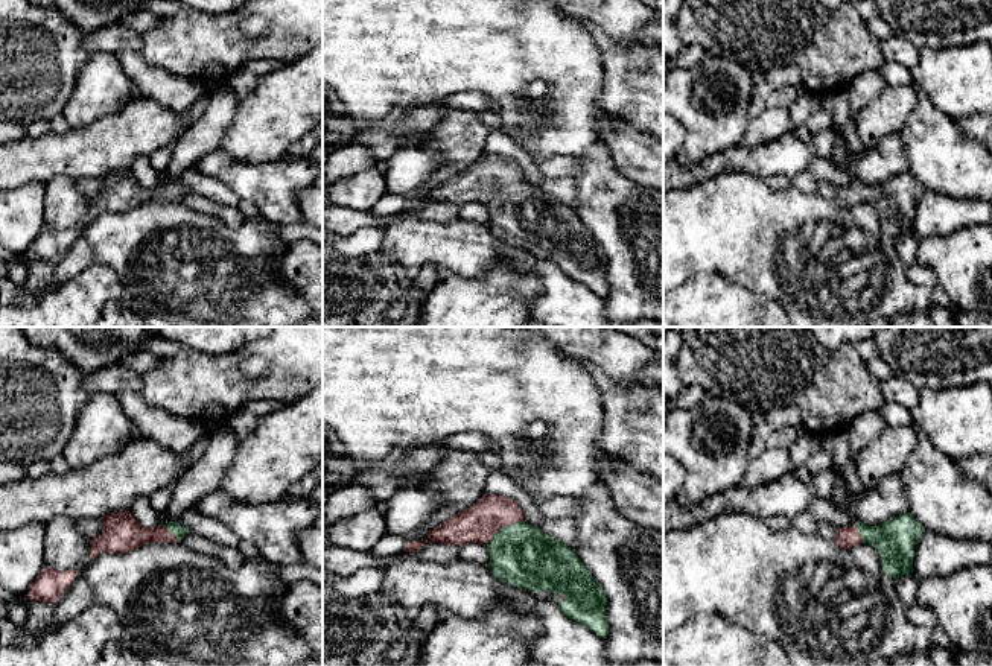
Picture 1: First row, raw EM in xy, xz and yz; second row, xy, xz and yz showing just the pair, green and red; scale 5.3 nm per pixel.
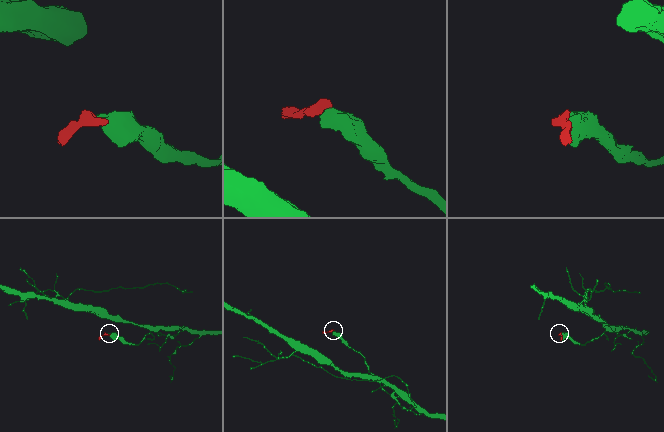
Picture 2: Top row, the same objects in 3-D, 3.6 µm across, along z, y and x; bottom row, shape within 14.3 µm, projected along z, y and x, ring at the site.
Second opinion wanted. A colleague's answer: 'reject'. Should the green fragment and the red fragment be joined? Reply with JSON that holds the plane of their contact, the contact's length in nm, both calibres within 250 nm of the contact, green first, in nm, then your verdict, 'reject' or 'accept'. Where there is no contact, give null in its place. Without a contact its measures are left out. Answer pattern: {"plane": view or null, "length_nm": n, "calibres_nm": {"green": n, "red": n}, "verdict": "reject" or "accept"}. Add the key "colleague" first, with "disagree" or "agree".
{"colleague": "disagree", "plane": "xz", "length_nm": 240, "calibres_nm": {"green": 320, "red": 200}, "verdict": "accept"}

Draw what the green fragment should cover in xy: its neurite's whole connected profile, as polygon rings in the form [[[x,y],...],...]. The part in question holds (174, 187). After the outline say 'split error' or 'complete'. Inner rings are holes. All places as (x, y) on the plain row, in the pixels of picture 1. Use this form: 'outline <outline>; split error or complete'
outline [[[129,170],[102,176],[103,190],[91,198],[90,219],[103,211],[125,213],[146,202],[180,202],[190,190],[176,181],[143,187]]]; split error

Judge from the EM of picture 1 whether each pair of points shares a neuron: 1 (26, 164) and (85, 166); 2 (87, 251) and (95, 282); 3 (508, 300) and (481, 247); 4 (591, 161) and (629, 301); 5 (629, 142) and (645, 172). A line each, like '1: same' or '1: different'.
1: same
2: different
3: different
4: same
5: same

